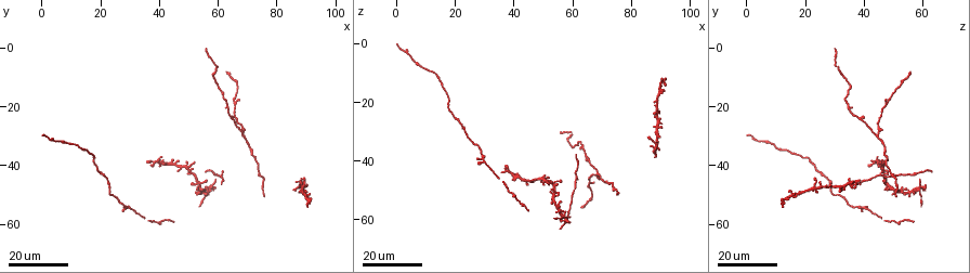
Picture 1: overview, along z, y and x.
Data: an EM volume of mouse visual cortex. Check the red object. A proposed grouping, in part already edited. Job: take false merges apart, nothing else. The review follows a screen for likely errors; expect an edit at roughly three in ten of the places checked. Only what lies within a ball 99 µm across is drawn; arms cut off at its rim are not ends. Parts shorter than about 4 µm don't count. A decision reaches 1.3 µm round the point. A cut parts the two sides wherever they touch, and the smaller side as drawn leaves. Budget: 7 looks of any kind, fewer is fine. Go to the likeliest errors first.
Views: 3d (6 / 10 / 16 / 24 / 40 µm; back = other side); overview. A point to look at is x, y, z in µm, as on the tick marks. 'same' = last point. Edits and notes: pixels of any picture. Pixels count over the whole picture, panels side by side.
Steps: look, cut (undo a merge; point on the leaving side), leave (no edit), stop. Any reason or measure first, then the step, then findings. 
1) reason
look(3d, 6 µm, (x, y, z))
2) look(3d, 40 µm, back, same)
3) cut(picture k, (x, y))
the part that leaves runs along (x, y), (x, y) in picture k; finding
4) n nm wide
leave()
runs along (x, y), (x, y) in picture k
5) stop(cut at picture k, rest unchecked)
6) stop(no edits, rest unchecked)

a fork
look(3d, 16 µm, (61, 43, 45))

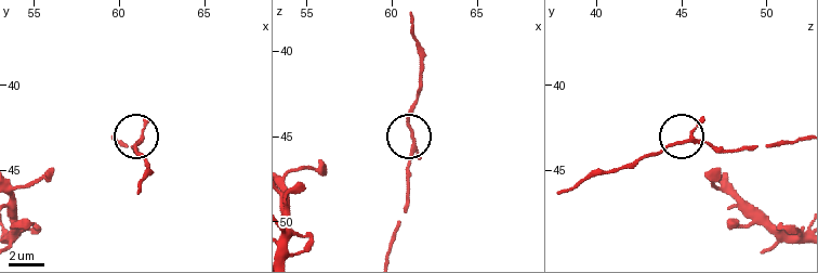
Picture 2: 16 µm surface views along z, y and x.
look(3d, 6 µm, (61.3, 43.1, 45.7))

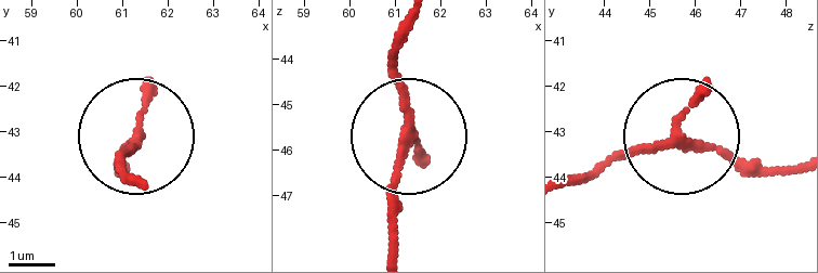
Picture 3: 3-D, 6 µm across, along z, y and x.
leave()
one neuron here

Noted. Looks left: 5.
branch point
look(3d, 16 µm, (68, 30, 45))

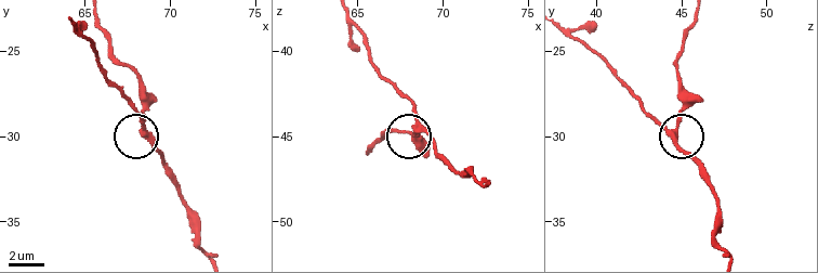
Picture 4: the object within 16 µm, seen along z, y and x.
look(3d, 10 µm, (68.4, 29.6, 44.4))

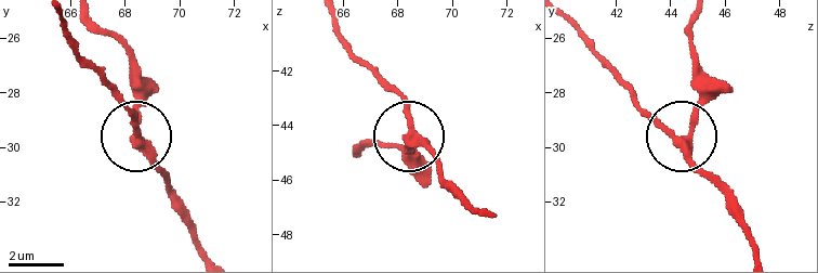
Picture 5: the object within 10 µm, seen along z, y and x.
3 arms
leave()
continuous, no second neuron

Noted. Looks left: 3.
look(3d, 16 µm, (38, 39, 43))

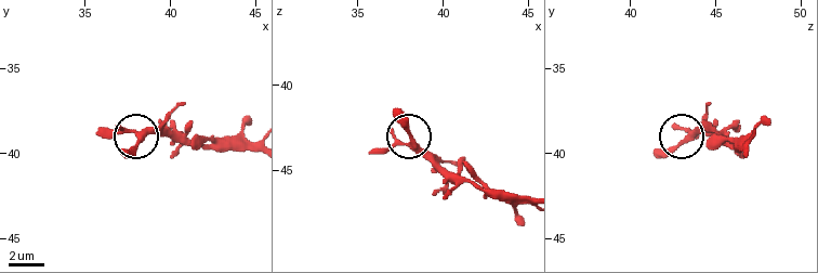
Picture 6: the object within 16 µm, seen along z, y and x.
look(3d, 10 µm, (38.3, 39.1, 43.4))

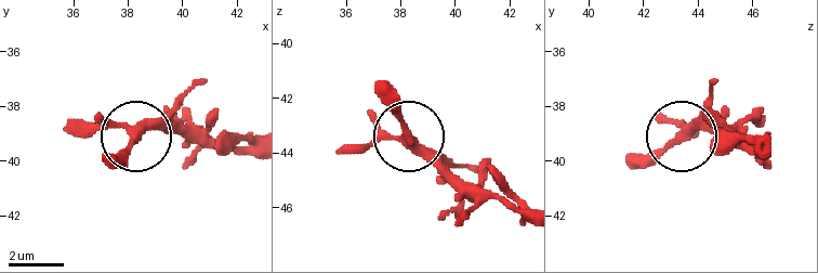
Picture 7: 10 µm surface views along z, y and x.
zoom in
look(3d, 6 µm, (38.2, 39.0, 43.5))

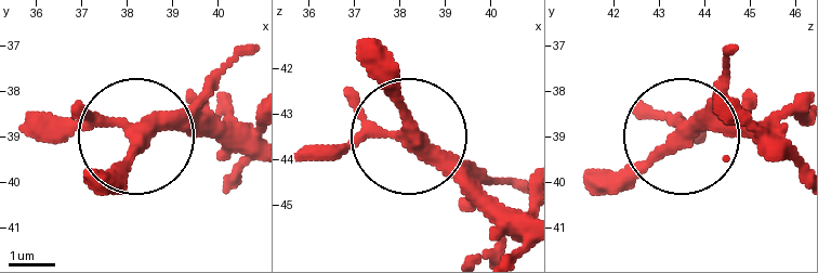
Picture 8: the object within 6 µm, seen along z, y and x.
leave()
runs along (243, 150), (162, 126), (96, 192) in picture 8; all the same neuron

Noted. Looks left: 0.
stop(no edits, rest unchecked)

